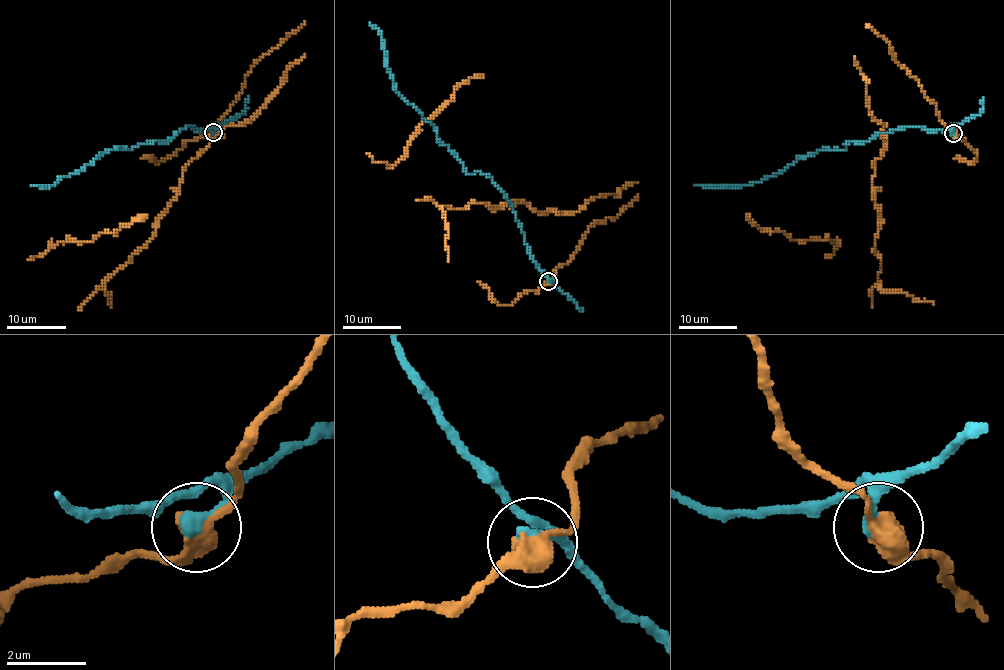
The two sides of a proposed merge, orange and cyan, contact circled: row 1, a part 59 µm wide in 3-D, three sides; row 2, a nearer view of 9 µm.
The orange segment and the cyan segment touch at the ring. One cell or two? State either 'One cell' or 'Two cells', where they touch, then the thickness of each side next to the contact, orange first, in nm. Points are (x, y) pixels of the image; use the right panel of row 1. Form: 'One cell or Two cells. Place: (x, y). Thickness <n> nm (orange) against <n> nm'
Two cells. Place: (953, 133). Thickness 480 nm (orange) against 360 nm

